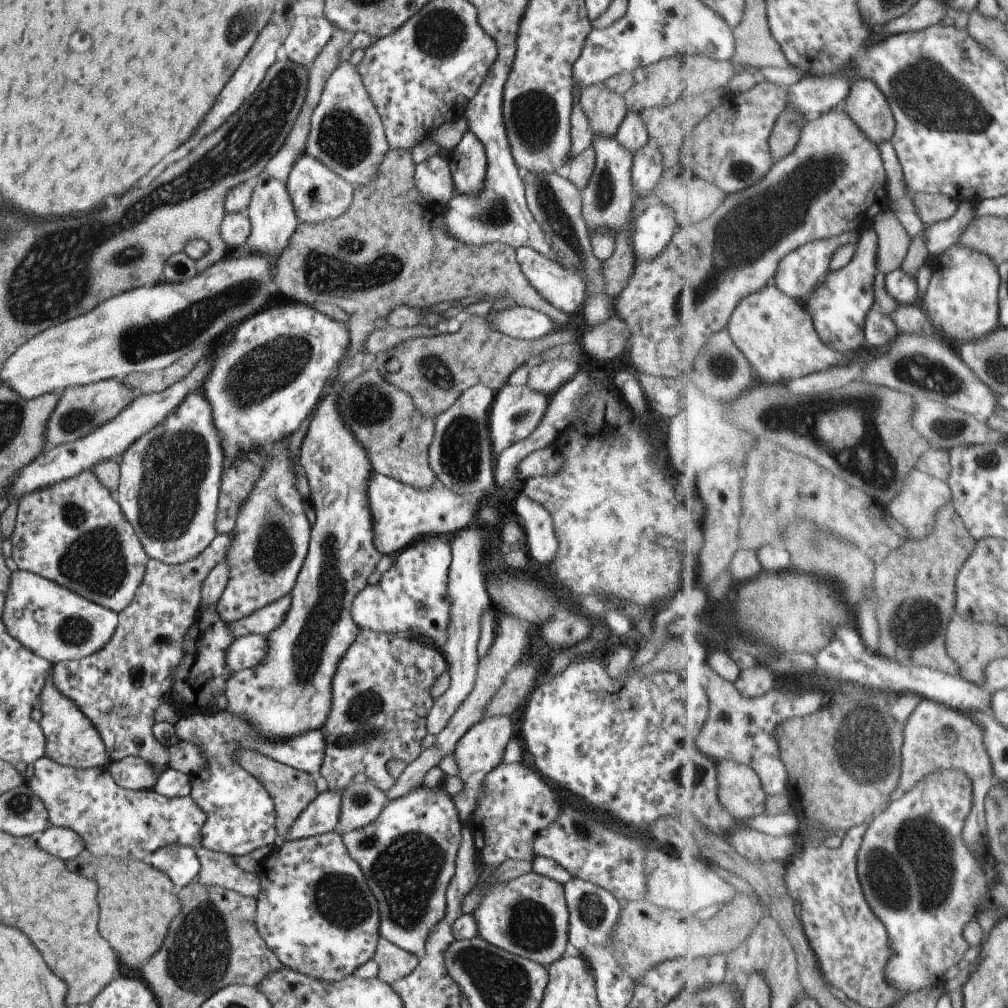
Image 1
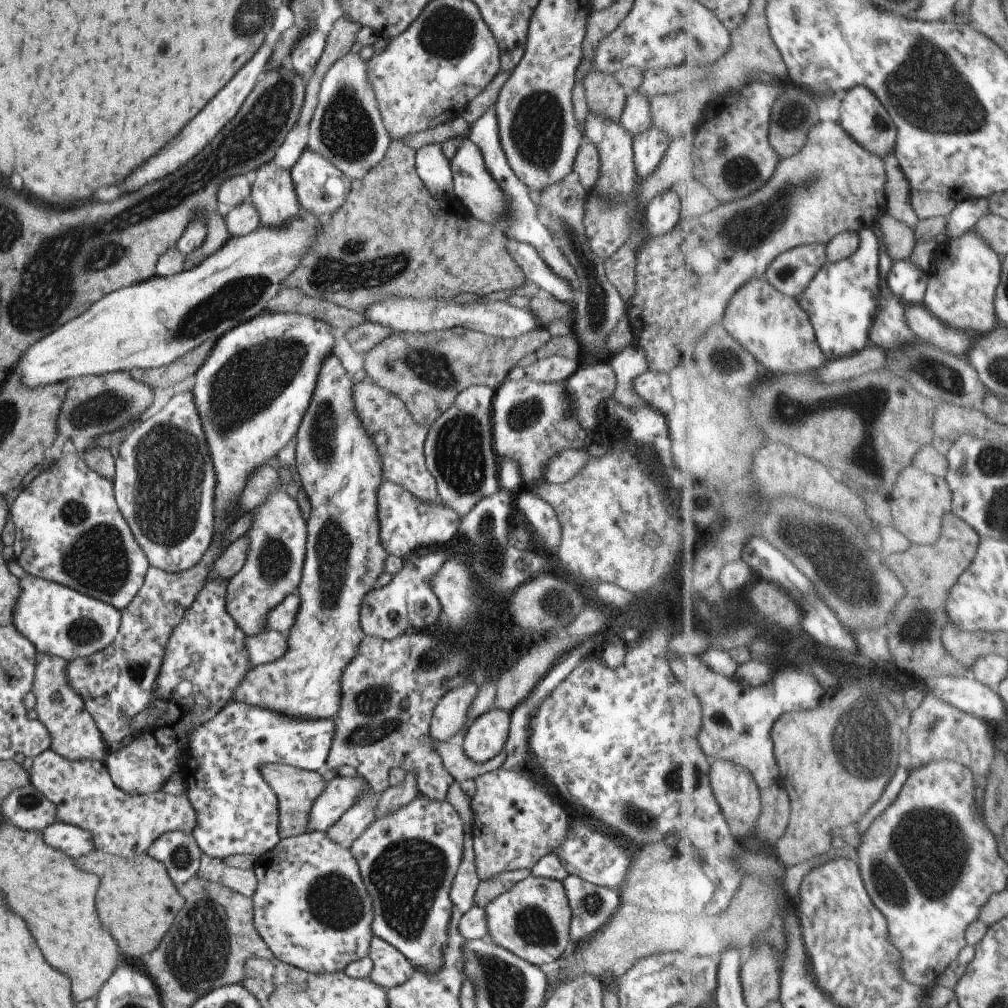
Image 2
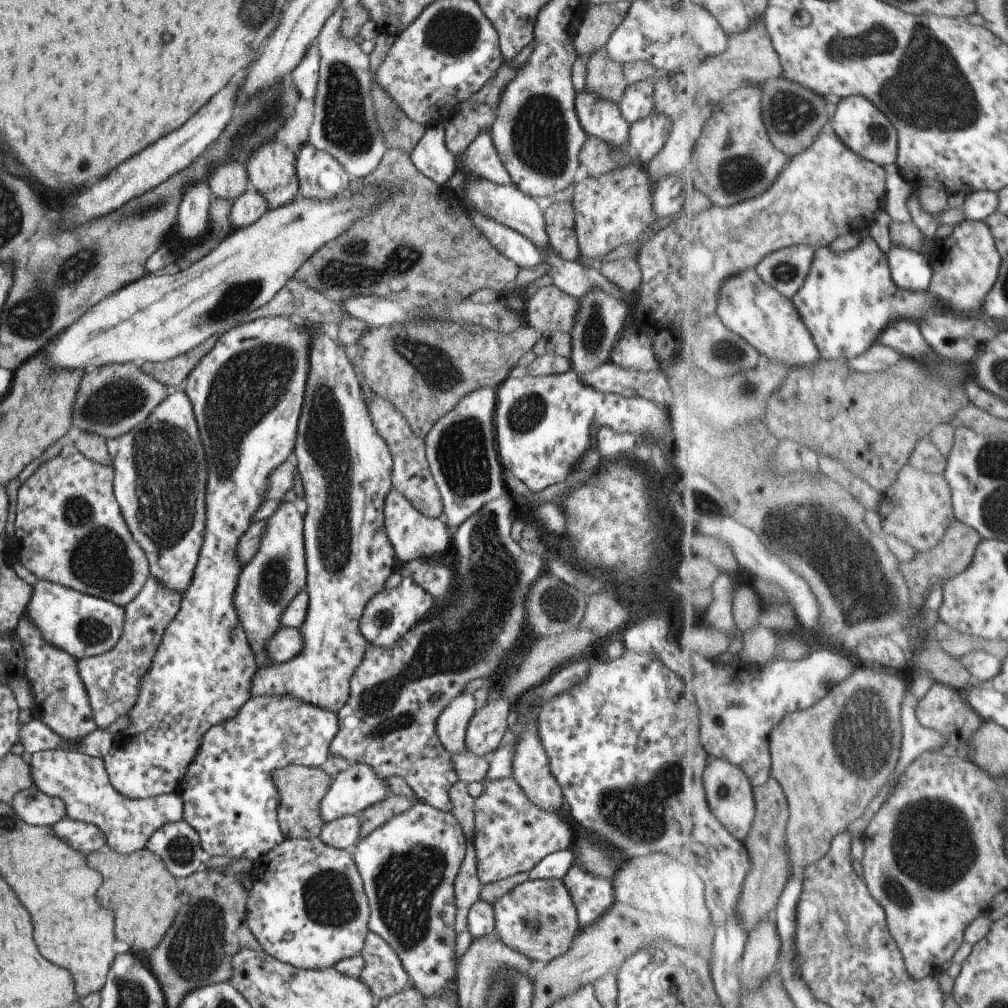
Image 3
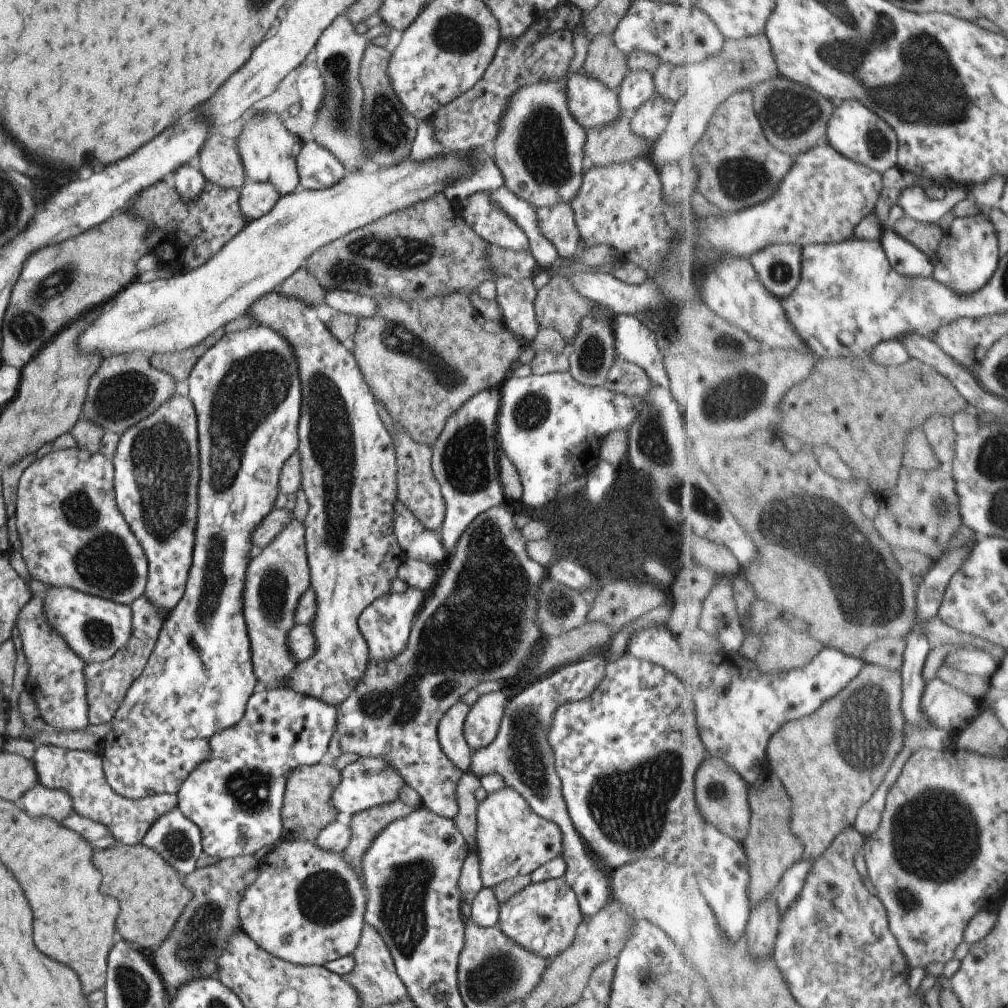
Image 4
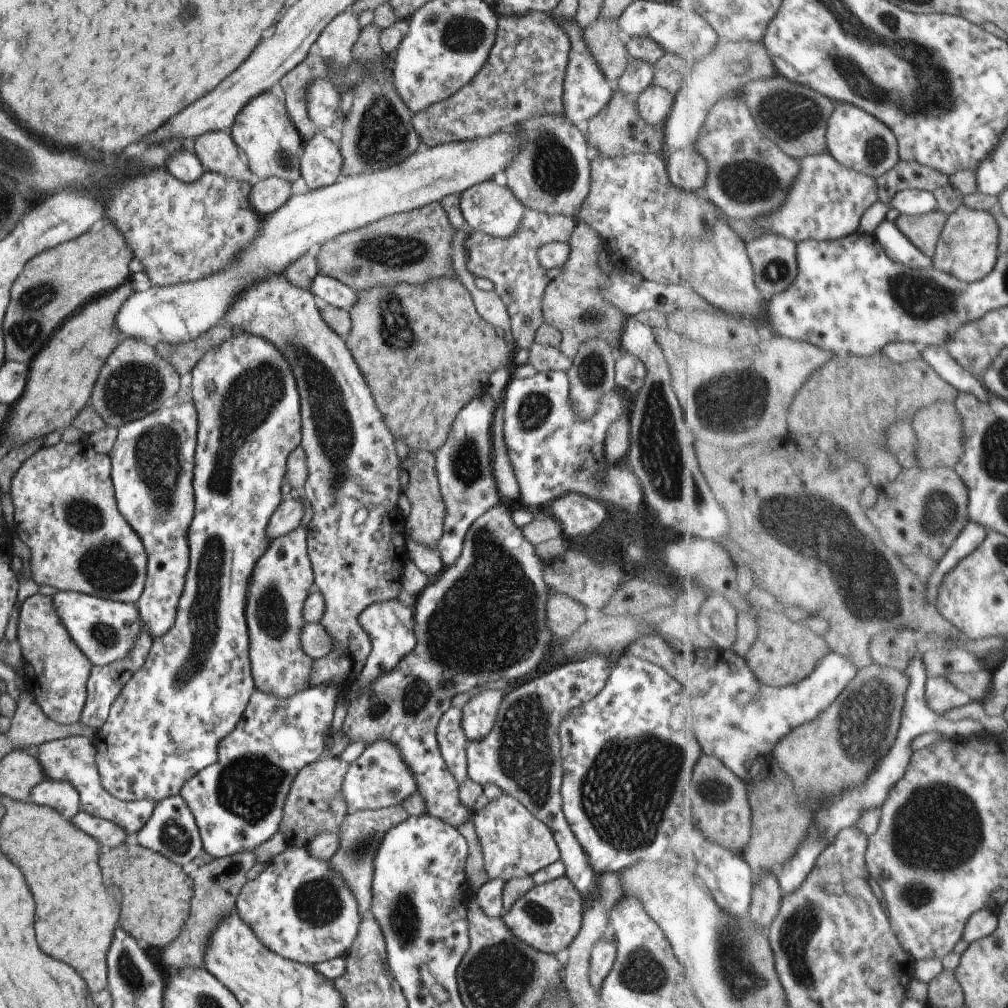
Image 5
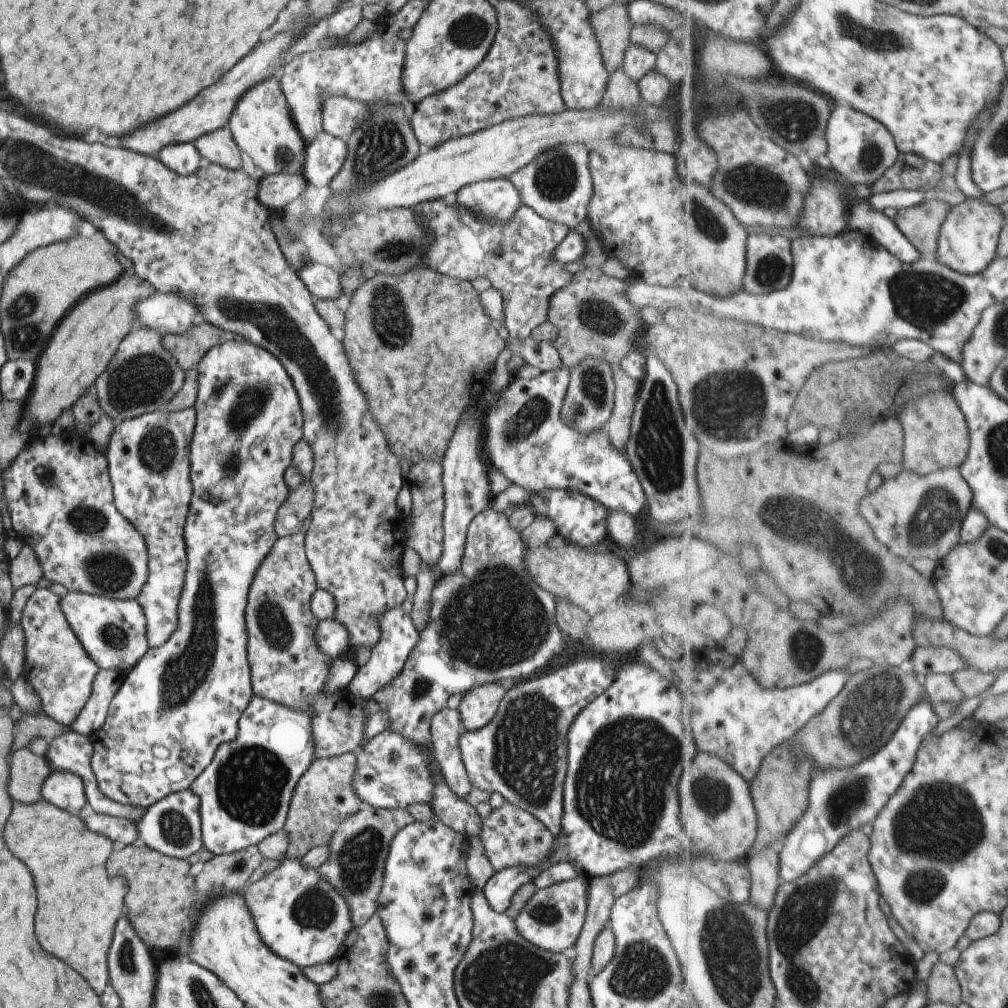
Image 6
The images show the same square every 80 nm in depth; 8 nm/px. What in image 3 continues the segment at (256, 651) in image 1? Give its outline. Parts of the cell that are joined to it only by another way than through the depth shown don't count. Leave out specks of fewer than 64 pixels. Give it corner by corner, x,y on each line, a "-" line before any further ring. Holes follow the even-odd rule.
280,628
265,642
263,650
270,663
287,662
301,652
301,634
297,628

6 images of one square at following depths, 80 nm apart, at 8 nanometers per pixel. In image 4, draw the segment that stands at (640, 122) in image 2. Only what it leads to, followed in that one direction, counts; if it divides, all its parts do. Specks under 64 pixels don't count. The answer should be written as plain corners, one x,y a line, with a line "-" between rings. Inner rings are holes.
645,70
628,71
615,92
620,110
632,116
643,102
647,102
654,95
652,74

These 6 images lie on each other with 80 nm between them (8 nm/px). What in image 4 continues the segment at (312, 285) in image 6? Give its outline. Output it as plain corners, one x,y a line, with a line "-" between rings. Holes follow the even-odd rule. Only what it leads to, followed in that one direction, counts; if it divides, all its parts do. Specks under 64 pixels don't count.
324,290
325,304
337,313
345,313
358,318
369,318
375,314
375,298
363,296
347,290

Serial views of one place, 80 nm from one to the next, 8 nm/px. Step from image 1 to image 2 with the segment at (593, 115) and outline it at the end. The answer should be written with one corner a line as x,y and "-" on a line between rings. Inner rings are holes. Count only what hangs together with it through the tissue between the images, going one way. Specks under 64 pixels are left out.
589,70
583,80
583,88
588,112
619,122
626,95
612,74

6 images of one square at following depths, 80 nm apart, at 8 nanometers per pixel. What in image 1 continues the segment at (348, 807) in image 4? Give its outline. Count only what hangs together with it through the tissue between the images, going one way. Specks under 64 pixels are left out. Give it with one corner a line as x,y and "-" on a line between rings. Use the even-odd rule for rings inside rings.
327,789
319,793
292,822
285,837
279,841
300,839
336,830
343,790

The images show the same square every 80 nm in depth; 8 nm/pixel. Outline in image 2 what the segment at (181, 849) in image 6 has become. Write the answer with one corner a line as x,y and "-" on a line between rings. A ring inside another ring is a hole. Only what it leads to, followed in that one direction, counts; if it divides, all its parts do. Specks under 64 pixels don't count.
163,834
149,846
146,854
164,867
175,886
193,878
200,866
200,851
192,834

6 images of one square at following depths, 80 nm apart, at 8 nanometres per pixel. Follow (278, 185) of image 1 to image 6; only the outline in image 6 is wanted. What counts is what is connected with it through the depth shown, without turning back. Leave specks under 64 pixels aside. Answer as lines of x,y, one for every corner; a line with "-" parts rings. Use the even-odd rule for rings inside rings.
281,71
259,81
238,98
227,121
227,128
240,151
245,151
257,168
265,175
301,173
304,147
300,134
292,123
279,79

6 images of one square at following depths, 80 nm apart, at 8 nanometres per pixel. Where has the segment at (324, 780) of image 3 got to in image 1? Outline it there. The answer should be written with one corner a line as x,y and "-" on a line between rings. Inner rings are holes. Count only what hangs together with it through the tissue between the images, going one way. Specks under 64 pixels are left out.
245,749
236,751
234,761
251,773
261,783
267,794
270,795
274,804
276,834
278,839
282,839
288,833
292,822
302,813
302,810
309,802
318,795
313,782
314,776
283,763
272,761
255,751

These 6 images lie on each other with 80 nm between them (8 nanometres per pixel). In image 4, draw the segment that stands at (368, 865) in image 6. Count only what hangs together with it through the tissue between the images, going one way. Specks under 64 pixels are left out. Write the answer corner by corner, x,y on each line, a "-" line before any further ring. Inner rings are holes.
396,799
347,817
349,828
351,828
351,838
342,854
359,879
361,879
359,858
363,858
363,852
367,850
367,846
371,844
375,834
378,834
389,822
394,822
403,818
405,814
409,814
410,810
409,806

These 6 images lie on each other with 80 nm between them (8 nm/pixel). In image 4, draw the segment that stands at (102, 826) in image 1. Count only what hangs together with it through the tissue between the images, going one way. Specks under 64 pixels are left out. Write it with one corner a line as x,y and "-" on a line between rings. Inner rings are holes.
53,745
35,748
32,763
38,782
47,788
66,790
73,813
102,822
119,845
135,846
143,840
149,826
167,810
175,810
177,798
173,794
155,794
131,800
115,794
105,780
99,755
89,751
69,750

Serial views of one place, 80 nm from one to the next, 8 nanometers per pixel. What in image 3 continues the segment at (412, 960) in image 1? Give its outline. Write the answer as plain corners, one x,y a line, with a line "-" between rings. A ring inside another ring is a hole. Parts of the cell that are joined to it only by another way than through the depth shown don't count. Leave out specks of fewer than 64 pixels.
368,932
360,956
363,958
363,970
358,980
371,990
376,1002
410,986
411,980
401,968
397,954
377,934

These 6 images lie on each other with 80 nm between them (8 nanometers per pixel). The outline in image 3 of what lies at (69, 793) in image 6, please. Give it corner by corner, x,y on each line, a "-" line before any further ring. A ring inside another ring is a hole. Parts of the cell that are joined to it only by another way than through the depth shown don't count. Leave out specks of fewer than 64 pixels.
35,785
14,794
12,809
21,821
31,826
52,826
65,816
65,803
59,798
49,796

